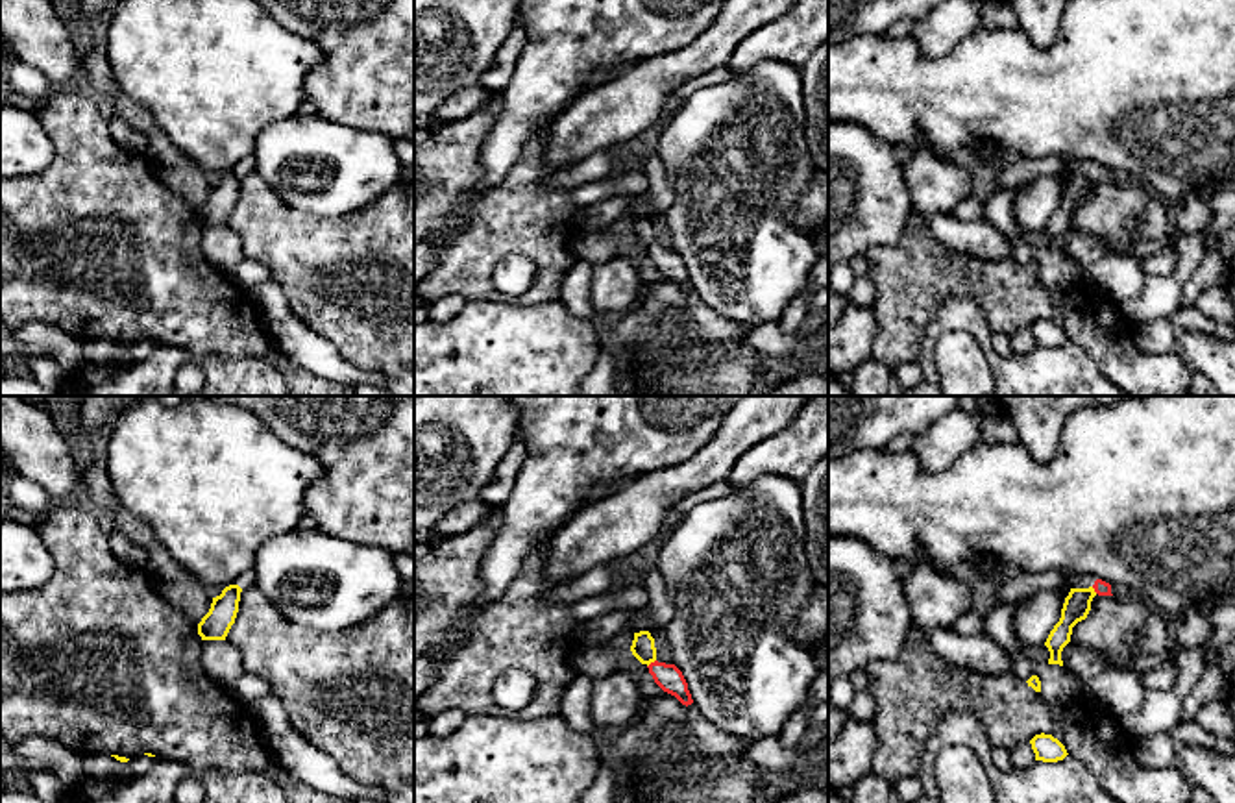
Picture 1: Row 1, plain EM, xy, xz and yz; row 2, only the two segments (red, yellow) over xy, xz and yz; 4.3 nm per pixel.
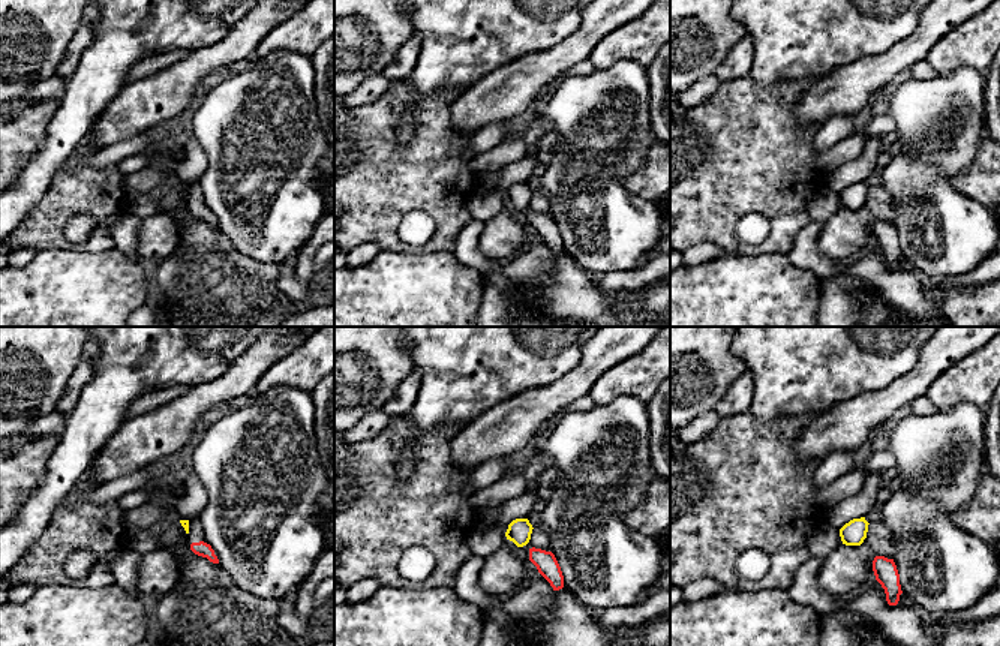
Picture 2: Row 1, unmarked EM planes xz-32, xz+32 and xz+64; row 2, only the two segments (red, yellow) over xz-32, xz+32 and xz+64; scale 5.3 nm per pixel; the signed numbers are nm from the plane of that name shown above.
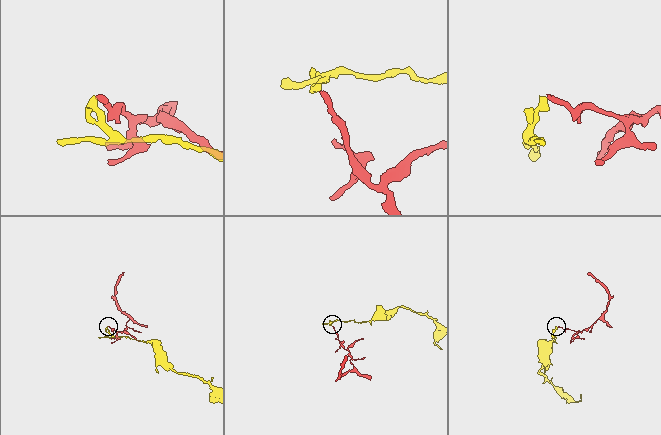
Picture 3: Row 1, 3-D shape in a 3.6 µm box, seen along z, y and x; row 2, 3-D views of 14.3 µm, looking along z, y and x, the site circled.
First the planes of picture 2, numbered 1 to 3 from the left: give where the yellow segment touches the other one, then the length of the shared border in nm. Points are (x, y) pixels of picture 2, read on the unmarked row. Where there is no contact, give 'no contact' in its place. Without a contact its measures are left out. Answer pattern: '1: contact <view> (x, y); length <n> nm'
1: no contact
2: no contact
3: no contact

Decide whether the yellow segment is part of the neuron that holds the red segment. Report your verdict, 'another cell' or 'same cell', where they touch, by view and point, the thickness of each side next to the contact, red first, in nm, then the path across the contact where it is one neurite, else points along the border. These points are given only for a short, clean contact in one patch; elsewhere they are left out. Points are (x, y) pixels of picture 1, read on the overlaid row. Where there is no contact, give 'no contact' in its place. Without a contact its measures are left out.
another cell; contact xz (651, 663); calibres 110 and 100 nm; border xz (655, 659), (648, 667)

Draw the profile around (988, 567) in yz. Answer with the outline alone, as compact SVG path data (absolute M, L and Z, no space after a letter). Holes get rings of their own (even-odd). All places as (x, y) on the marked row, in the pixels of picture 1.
M978 557L967 562L972 570L980 572L989 583L1000 587L1009 579L1013 572L1004 568L995 557Z

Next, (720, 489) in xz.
M728 479L725 481L717 481L706 488L701 488L690 496L686 496L682 501L679 501L677 505L671 507L671 513L682 516L688 511L691 511L695 505L708 501L708 500L717 500L723 496L728 496L732 492L732 483Z

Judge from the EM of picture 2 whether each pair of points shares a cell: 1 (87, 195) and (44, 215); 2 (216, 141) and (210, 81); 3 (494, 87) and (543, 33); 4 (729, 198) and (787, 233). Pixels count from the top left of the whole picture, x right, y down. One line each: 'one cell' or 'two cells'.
1: one cell
2: two cells
3: two cells
4: one cell

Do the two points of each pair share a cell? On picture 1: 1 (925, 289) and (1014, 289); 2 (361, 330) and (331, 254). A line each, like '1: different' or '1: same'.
1: same
2: same

